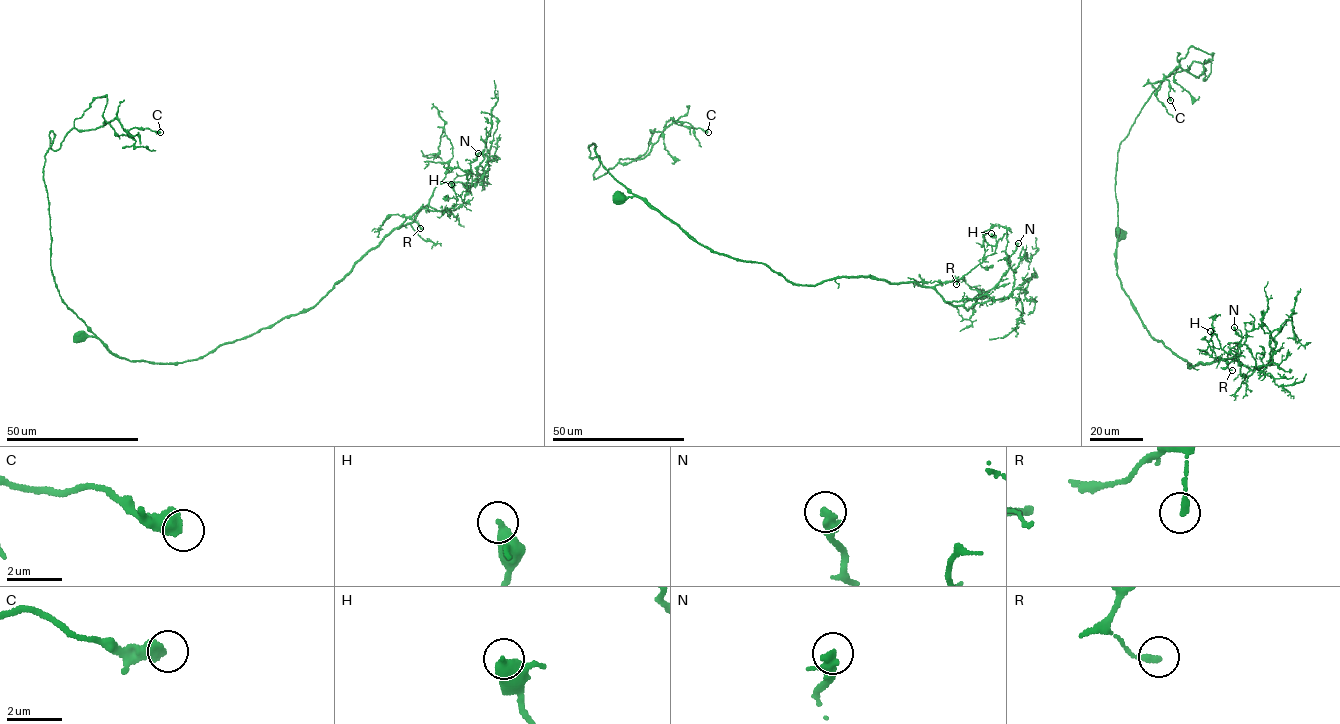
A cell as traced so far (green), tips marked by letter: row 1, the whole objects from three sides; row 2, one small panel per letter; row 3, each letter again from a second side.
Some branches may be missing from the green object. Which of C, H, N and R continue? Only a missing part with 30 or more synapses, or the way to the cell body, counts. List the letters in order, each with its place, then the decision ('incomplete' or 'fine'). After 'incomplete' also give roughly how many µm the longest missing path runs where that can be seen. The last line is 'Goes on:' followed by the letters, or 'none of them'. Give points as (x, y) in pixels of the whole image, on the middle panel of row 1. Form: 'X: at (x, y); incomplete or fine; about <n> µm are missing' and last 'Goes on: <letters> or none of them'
C: at (708, 132); fine
H: at (991, 233); fine
N: at (1018, 243); incomplete; about 30 µm are missing
R: at (956, 284); fine
Goes on: N

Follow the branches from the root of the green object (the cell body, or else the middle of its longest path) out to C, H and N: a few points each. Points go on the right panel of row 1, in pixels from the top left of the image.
C: (1118, 234), (1119, 145), (1165, 78), (1211, 62), (1205, 80), (1204, 67), (1165, 77), (1170, 100)
H: (1118, 234), (1116, 273), (1153, 339), (1189, 369), (1235, 359), (1239, 354), (1216, 358), (1210, 331)
N: (1118, 234), (1122, 289), (1151, 337), (1188, 368), (1230, 358), (1261, 367), (1240, 373), (1234, 327)

